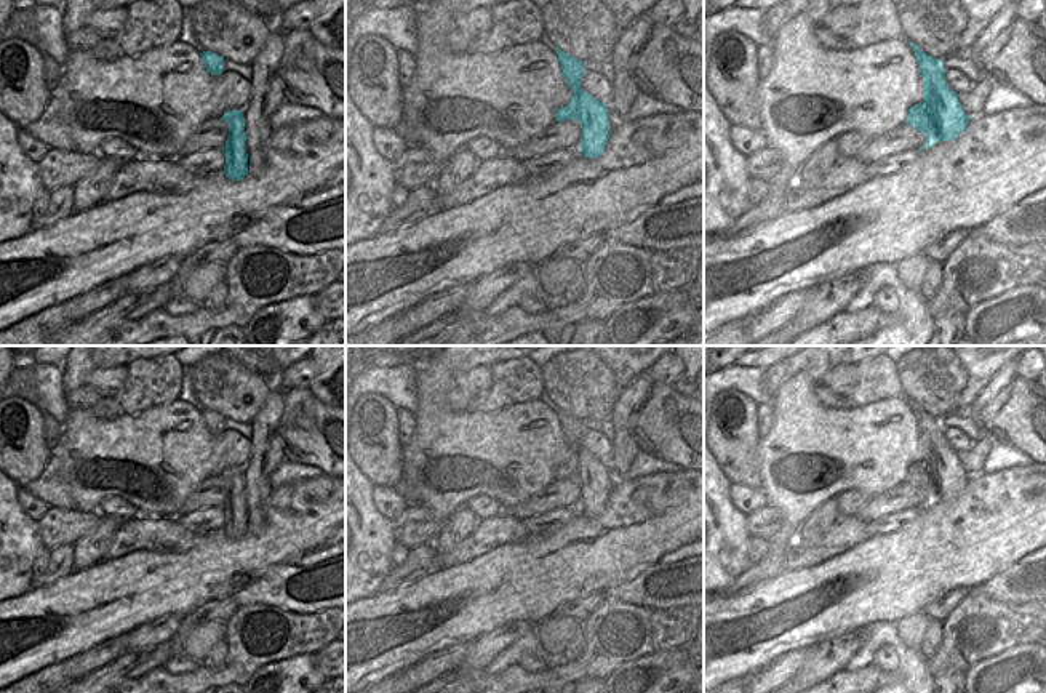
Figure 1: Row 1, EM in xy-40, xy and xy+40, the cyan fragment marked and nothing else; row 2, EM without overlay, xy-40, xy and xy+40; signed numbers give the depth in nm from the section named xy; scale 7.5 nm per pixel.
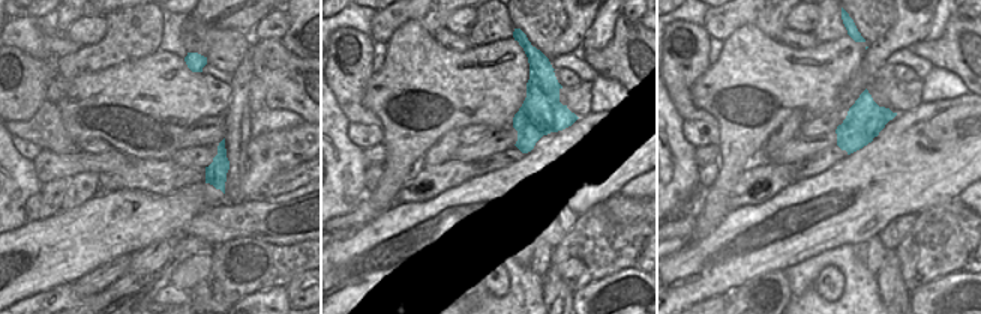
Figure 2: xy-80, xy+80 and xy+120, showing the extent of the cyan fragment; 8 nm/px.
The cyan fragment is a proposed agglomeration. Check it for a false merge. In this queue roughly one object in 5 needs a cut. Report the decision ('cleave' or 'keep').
cleave

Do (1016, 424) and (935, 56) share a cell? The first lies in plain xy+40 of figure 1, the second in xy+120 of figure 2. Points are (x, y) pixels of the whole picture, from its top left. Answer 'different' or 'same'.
same

